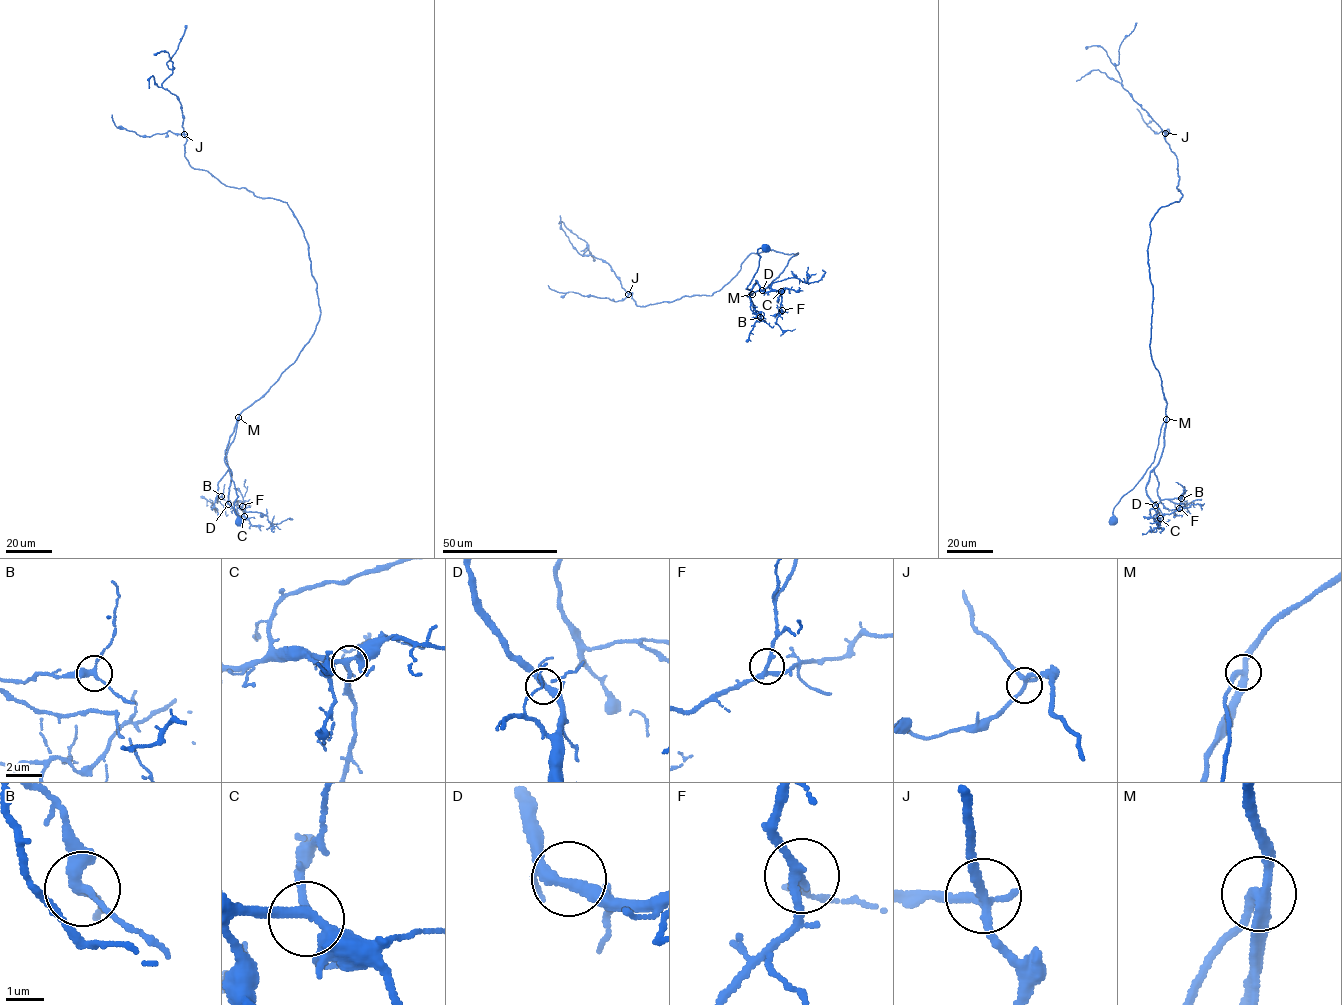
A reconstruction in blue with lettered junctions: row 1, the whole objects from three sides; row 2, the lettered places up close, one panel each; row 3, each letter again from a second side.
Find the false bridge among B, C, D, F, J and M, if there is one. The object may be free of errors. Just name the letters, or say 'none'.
none

